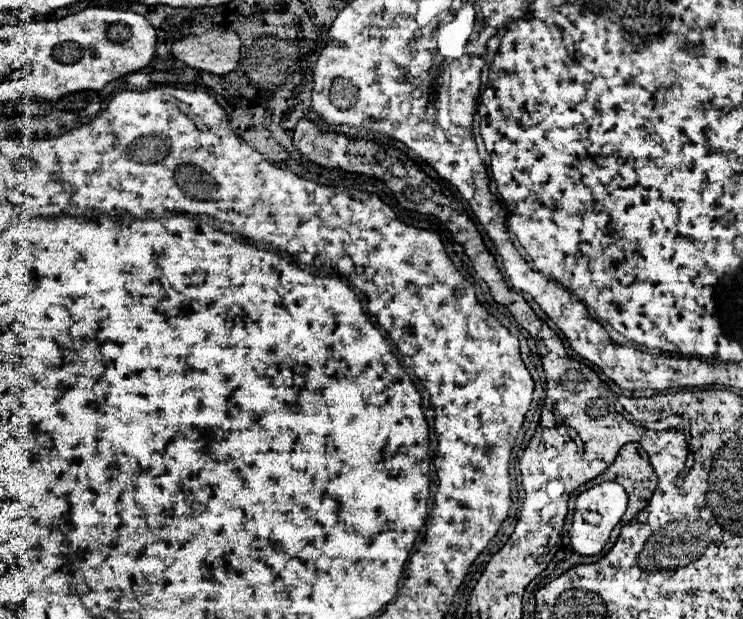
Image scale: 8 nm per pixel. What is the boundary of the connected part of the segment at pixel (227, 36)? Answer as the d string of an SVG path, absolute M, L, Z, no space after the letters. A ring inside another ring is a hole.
M208 30L200 36L176 40L172 56L190 68L224 76L238 66L240 38L234 30Z

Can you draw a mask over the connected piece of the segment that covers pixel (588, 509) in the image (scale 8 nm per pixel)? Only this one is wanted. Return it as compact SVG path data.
M602 482L602 484L596 484L596 486L584 490L576 498L576 514L574 514L574 522L570 528L570 542L572 542L574 552L578 552L582 556L600 554L610 538L610 532L624 516L626 504L628 504L626 490L618 482Z

